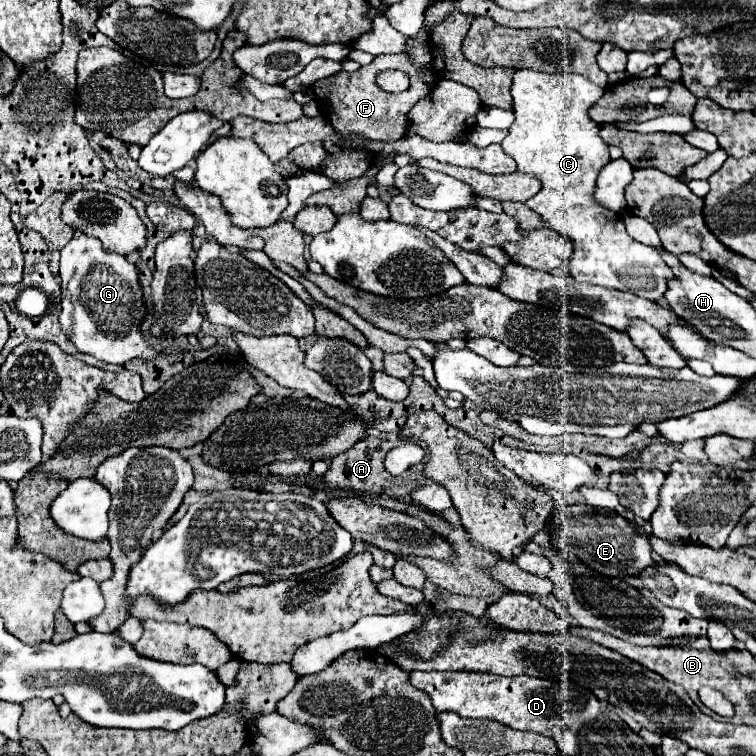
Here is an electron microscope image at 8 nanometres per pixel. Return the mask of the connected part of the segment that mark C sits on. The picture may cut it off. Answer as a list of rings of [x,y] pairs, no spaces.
[[[516,70],[514,84],[512,84],[512,100],[514,100],[514,124],[510,134],[502,140],[502,148],[508,156],[512,156],[518,164],[520,172],[528,172],[542,182],[542,190],[530,198],[526,204],[540,214],[546,228],[558,230],[560,236],[568,238],[574,248],[566,258],[566,272],[578,280],[588,284],[600,284],[616,290],[630,290],[636,296],[648,300],[660,300],[666,290],[668,278],[672,278],[670,266],[660,258],[660,254],[636,240],[632,240],[624,228],[622,216],[612,214],[610,210],[600,208],[600,204],[592,202],[592,190],[596,186],[598,172],[604,164],[610,162],[608,144],[600,138],[600,124],[592,122],[588,116],[590,106],[602,94],[592,87],[592,82],[578,74],[542,74],[534,70]]]

